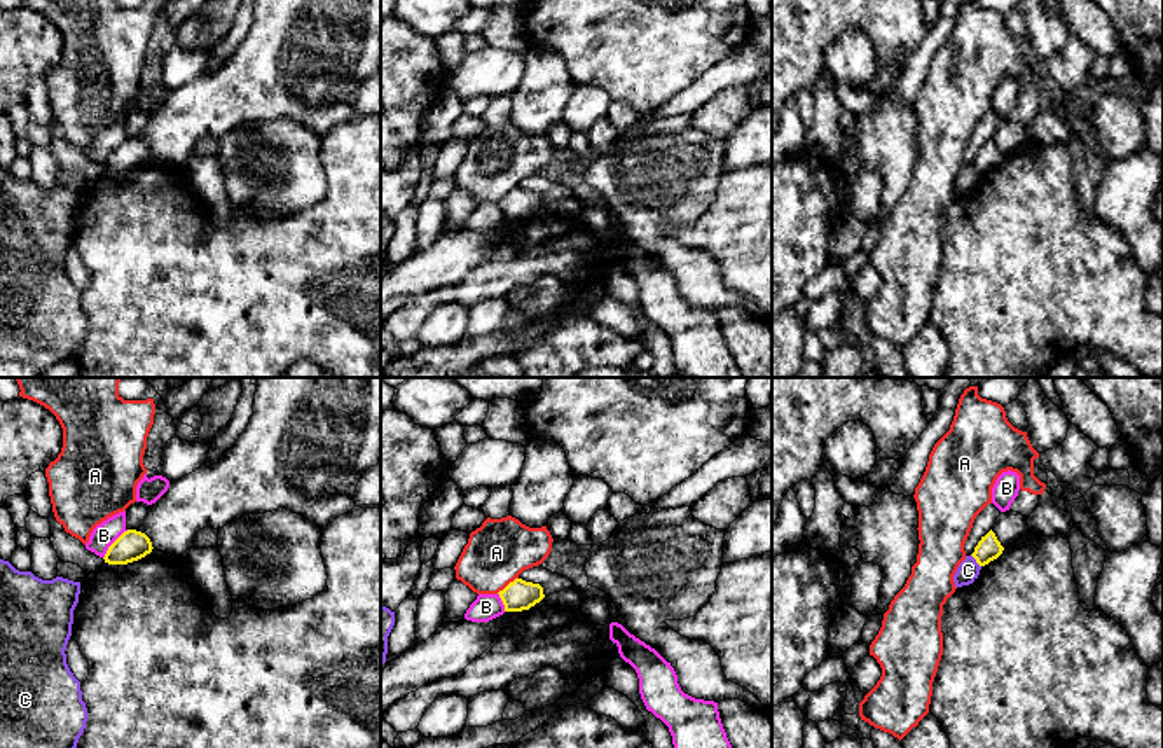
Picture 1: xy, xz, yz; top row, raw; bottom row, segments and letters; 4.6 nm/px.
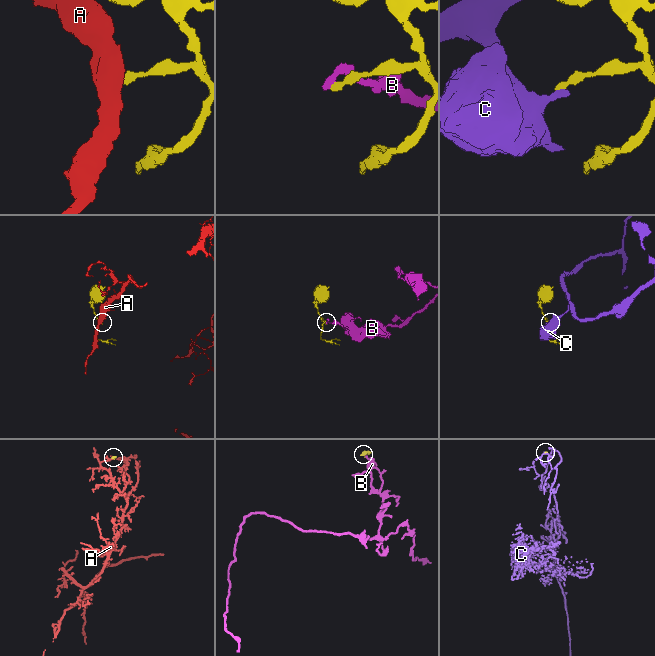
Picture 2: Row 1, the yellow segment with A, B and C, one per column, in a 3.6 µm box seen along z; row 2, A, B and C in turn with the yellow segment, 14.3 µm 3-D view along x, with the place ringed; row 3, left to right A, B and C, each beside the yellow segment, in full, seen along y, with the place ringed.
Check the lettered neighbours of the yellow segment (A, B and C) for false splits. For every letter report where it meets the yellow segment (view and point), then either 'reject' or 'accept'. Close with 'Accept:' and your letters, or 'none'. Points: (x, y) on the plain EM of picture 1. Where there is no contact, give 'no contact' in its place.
A: contact xz (509, 193); reject
B: contact xy (112, 152); reject
C: contact yz (977, 170); reject
Accept: none

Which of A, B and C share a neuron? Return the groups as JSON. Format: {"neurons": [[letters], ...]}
{"neurons": [["A"], ["B"], ["C"]]}

